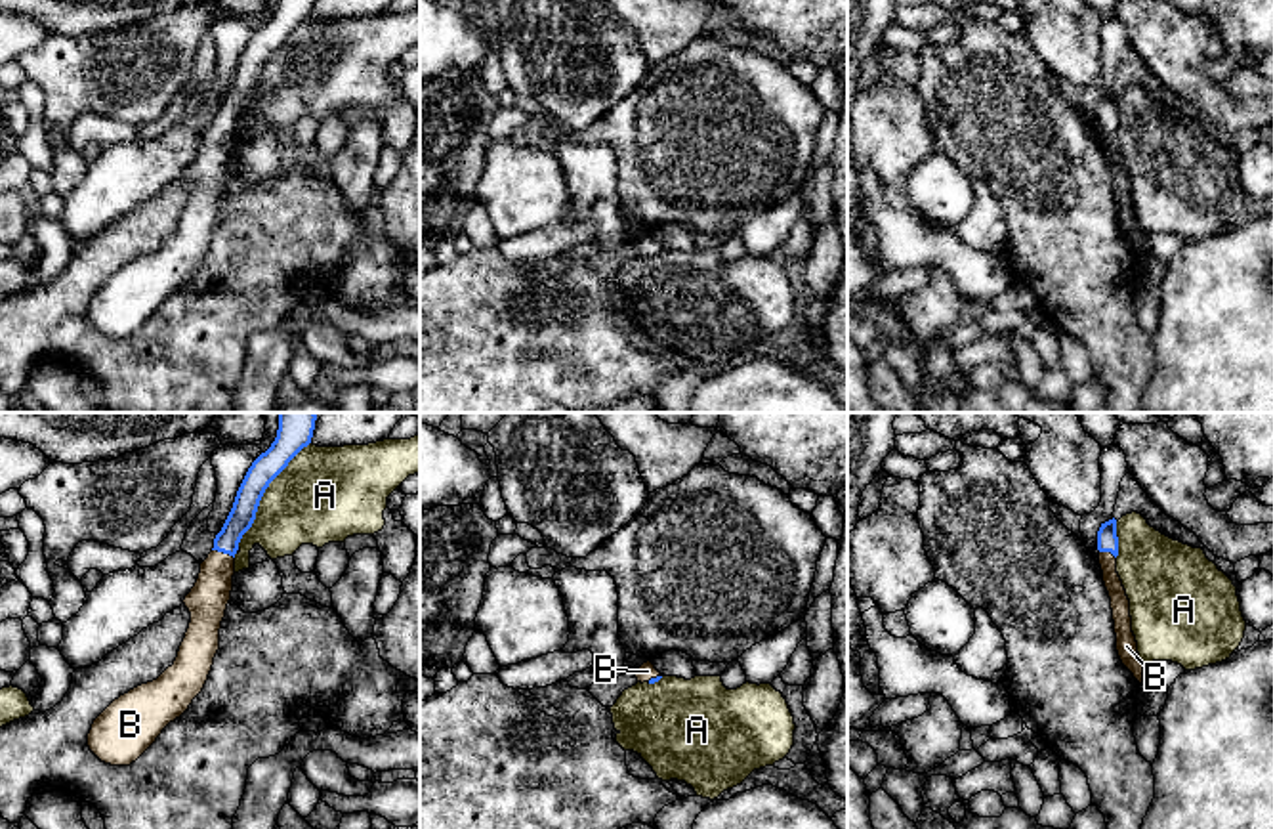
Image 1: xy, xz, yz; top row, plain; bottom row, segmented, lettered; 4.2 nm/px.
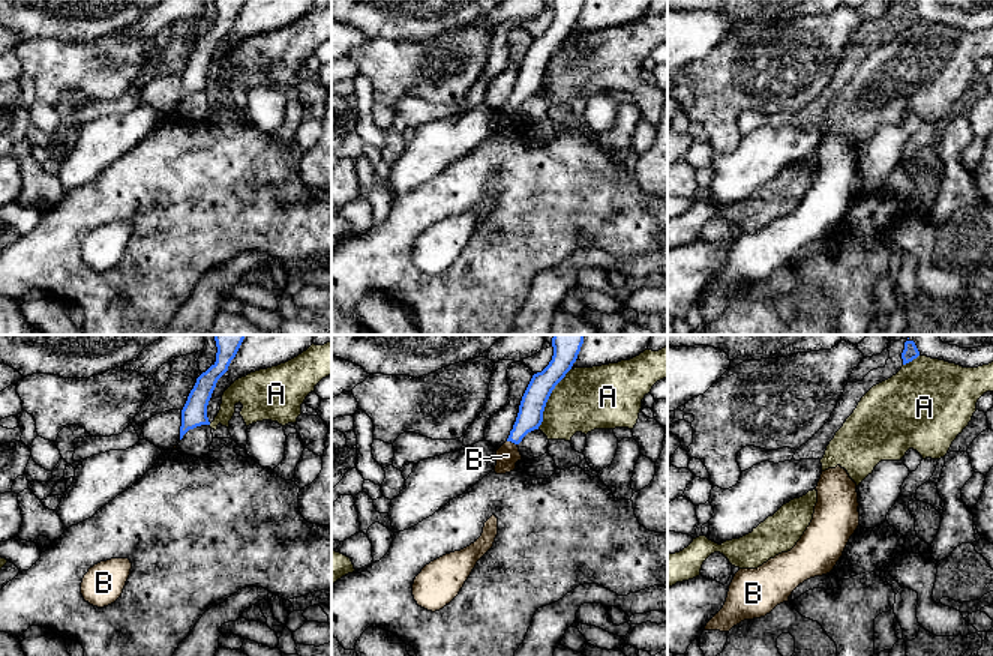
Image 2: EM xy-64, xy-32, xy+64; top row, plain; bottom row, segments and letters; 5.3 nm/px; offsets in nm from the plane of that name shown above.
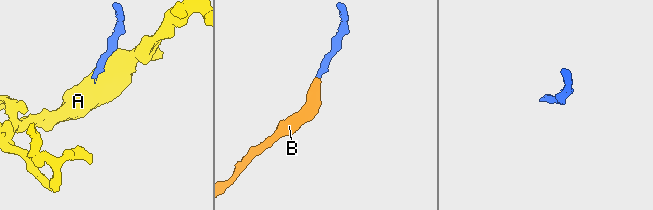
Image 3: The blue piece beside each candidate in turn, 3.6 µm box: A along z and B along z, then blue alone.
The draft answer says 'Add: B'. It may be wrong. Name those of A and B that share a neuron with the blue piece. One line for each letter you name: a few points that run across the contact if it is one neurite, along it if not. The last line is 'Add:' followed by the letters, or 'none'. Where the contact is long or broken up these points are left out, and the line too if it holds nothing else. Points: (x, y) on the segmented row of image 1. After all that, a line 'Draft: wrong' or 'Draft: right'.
Add: B
Draft: right

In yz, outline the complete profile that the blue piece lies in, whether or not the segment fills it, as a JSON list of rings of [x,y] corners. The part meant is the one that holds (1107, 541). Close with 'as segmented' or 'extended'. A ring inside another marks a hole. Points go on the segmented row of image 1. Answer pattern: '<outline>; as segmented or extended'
[[[1115,518],[1101,523],[1097,531],[1097,550],[1099,550],[1099,565],[1103,571],[1103,583],[1111,598],[1115,634],[1116,634],[1116,651],[1122,665],[1141,684],[1143,665],[1139,661],[1137,642],[1132,632],[1130,600],[1116,573],[1118,537],[1116,537]]]; extended

